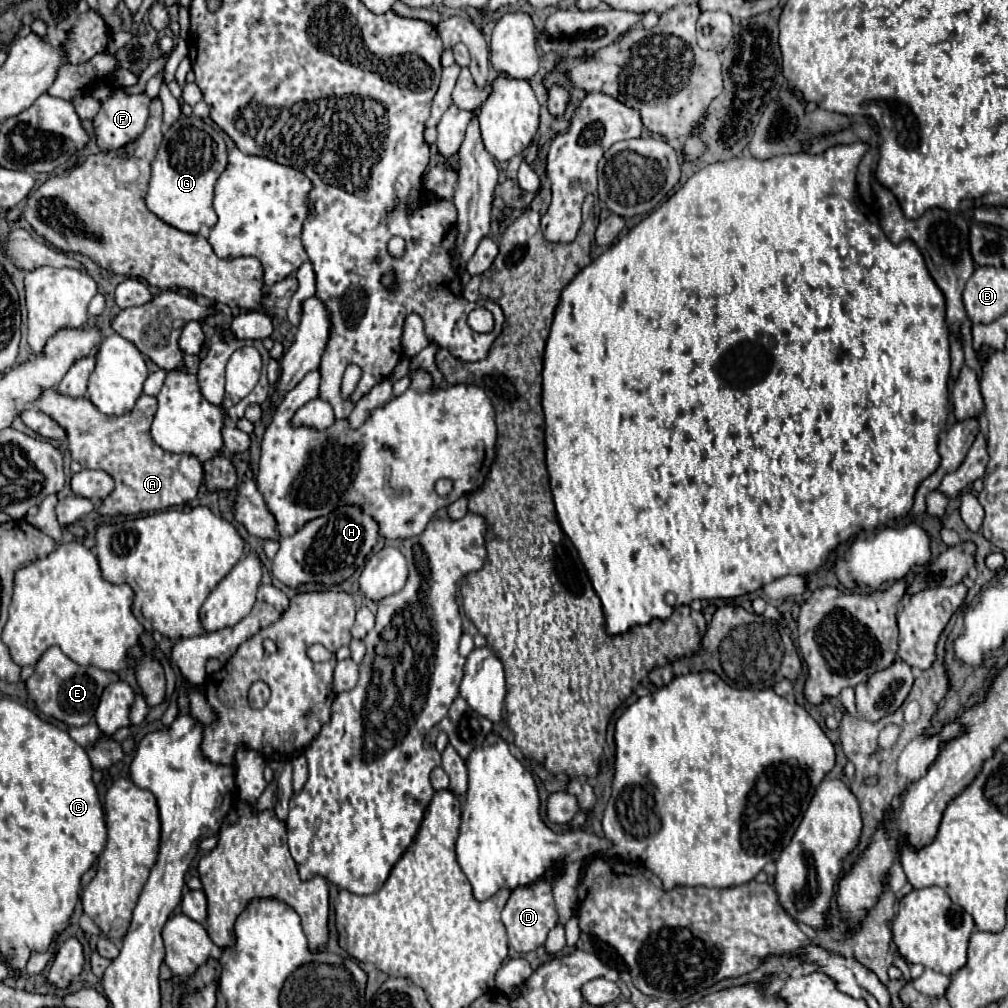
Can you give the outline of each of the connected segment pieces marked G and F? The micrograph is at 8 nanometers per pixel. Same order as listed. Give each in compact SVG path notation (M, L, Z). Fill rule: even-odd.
M181 115L171 127L165 127L163 143L151 167L153 173L147 191L147 207L175 229L207 235L217 223L217 215L213 211L213 189L227 167L227 147L221 133L203 123L197 115Z
M93 85L93 95L97 99L103 101L103 107L101 111L97 113L97 117L93 119L95 123L95 135L97 135L97 143L101 145L103 151L111 151L111 149L119 149L123 145L127 145L129 141L137 139L143 129L145 129L145 123L147 123L147 117L149 117L149 103L151 99L145 95L145 93L139 93L139 95L125 95L109 85Z

